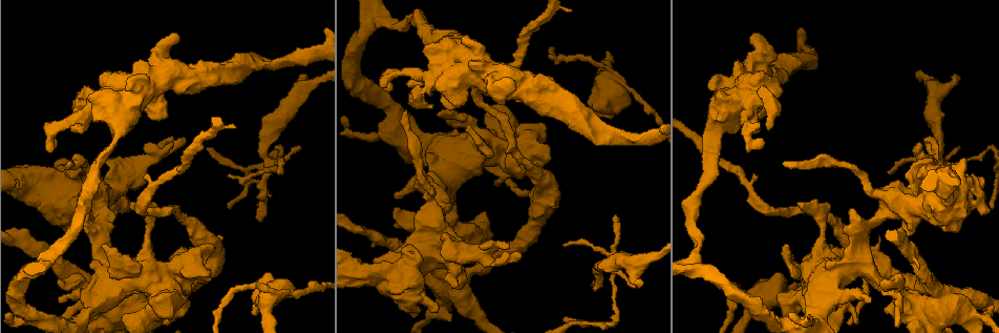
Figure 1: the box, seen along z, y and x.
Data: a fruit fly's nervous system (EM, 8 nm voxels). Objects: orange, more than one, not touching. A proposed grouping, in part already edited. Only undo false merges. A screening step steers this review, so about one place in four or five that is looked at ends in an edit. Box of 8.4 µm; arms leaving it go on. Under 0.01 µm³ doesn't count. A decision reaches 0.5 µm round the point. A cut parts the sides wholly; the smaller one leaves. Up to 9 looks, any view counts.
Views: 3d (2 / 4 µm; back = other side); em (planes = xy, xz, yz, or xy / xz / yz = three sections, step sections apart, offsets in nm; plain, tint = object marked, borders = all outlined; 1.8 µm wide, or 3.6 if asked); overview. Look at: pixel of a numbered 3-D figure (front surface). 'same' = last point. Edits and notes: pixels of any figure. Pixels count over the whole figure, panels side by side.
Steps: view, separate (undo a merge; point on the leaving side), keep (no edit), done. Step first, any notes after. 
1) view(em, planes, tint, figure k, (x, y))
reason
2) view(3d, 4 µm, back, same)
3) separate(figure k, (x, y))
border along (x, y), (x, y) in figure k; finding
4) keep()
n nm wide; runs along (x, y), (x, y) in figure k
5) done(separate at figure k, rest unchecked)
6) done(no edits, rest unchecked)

view(em, yz, step 8, tint, figure 1, (154, 279))
sudden change in width

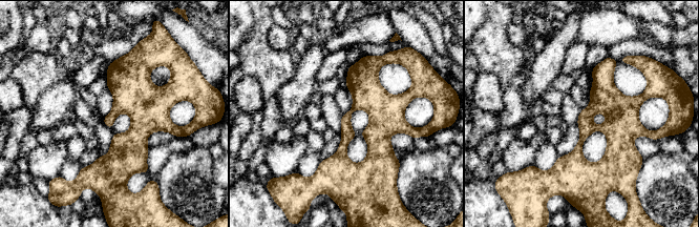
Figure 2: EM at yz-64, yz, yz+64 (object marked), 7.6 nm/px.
keep()
runs along (368, 59), (378, 153), (341, 181) in figure 2; one cell here

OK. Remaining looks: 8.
view(em, planes, borders, figure 1, (610, 83))
sudden change in width

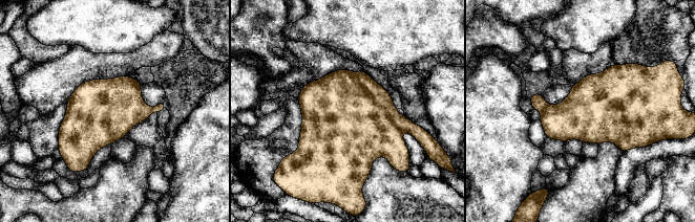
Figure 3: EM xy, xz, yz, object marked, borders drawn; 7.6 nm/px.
separate(figure 3, (379, 94))
the part that leaves runs along (359, 74), (408, 127) in figure 3; a second cell is stuck on

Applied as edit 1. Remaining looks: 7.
view(em, planes, plain, figure 1, (431, 242))
abrupt turn

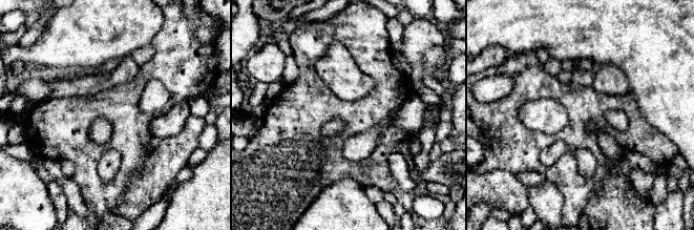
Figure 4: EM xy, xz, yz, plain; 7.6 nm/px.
view(em, planes, borders, same)
what lies round it

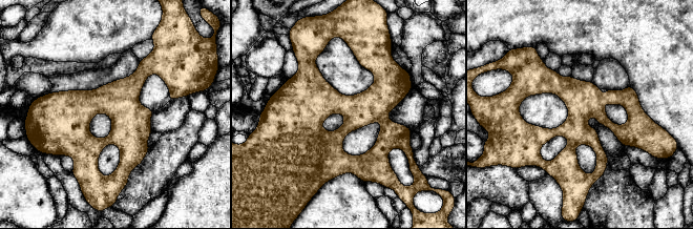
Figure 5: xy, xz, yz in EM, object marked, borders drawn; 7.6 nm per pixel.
keep()
all the same cell

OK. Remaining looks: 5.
view(em, 3.6 µm, planes, tint, figure 1, (445, 282))
abrupt turn

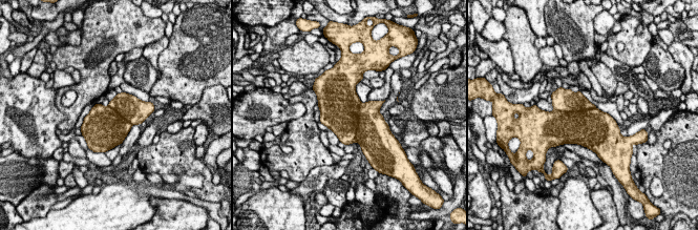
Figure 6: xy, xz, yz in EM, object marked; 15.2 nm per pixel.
separate(figure 6, (563, 100))
600 nm wide; border along (595, 107), (569, 111), (554, 110) in figure 6; a second cell is stuck on

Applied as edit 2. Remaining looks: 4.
done(separate at figure 3, separate at figure 6, rest unchecked)

